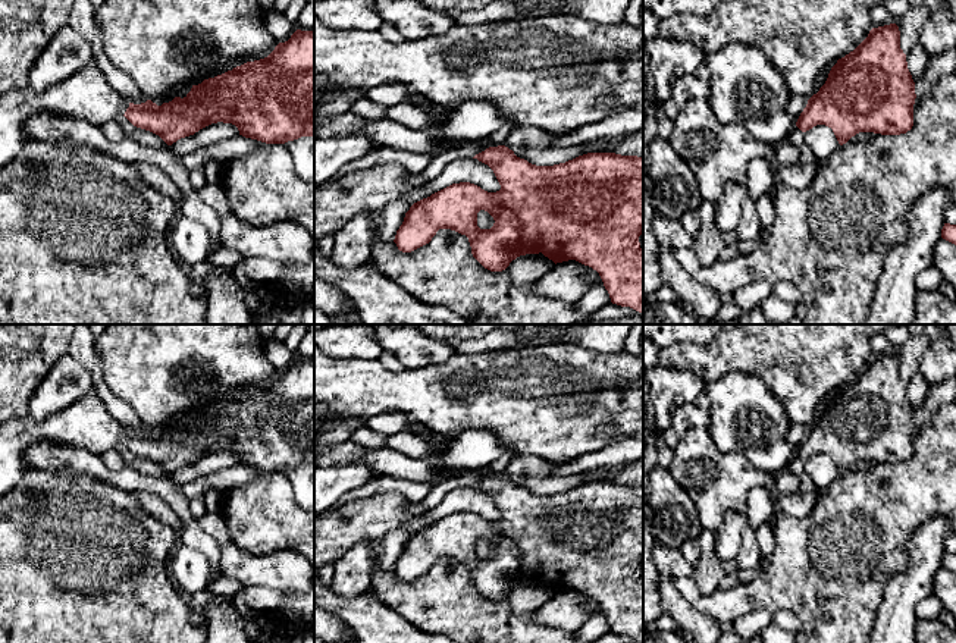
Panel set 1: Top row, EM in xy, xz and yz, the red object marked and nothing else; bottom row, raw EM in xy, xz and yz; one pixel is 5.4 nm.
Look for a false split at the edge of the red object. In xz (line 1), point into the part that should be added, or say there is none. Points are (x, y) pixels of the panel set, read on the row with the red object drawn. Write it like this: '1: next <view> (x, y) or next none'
1: next none

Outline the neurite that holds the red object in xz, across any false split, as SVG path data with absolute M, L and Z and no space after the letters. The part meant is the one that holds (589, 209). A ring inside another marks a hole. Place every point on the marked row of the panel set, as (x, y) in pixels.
M498 145L473 159L493 170L501 189L488 192L474 184L460 182L414 203L394 239L399 251L411 253L429 244L439 229L451 229L468 238L473 257L490 272L502 272L513 260L526 254L542 253L555 264L576 260L599 273L612 304L643 313L643 250L639 242L643 233L643 157L587 153L565 163L536 166L517 157L508 147ZM480 210L493 217L490 229L477 226Z

